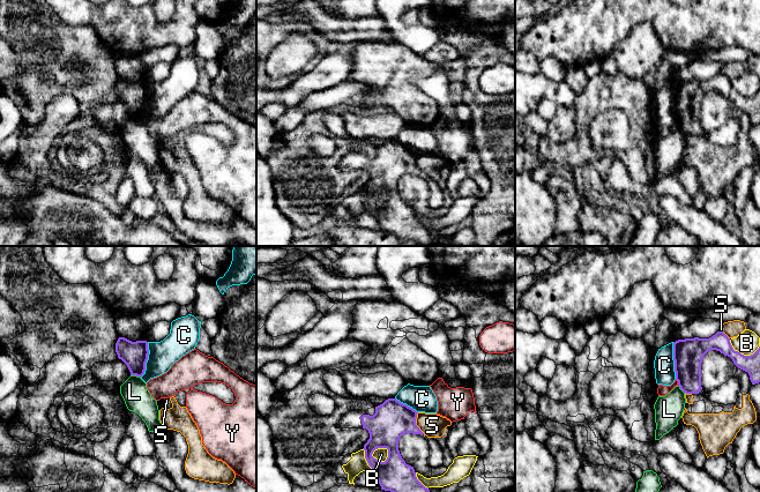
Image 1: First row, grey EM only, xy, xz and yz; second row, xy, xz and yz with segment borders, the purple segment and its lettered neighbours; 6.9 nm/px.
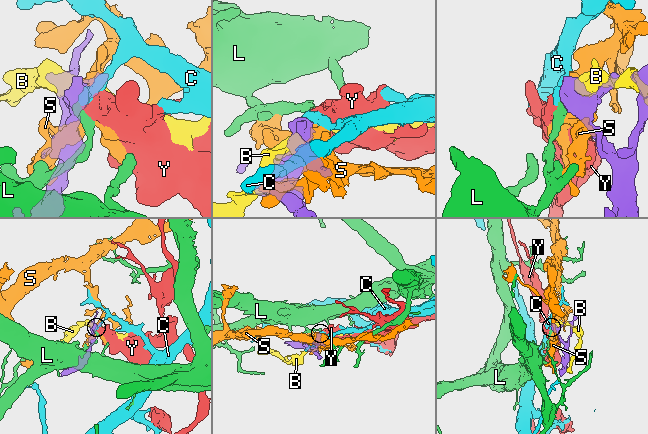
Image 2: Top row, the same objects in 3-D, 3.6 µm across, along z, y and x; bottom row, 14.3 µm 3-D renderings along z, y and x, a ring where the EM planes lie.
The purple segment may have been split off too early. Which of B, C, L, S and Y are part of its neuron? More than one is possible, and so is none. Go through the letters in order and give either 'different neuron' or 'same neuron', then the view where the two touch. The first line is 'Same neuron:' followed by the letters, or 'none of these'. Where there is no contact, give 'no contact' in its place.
Same neuron: none of these
B: different neuron | xz
C: different neuron | yz
L: different neuron | xy
S: different neuron | xz
Y: different neuron | yz

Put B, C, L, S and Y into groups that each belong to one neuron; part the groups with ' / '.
B / C / L / S / Y

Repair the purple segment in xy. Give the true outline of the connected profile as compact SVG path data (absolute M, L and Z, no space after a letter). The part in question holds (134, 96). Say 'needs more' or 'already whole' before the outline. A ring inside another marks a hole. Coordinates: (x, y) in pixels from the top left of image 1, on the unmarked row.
already whole | M119 79L116 84L116 94L128 109L131 117L142 118L148 102L148 83L132 83L125 79Z

